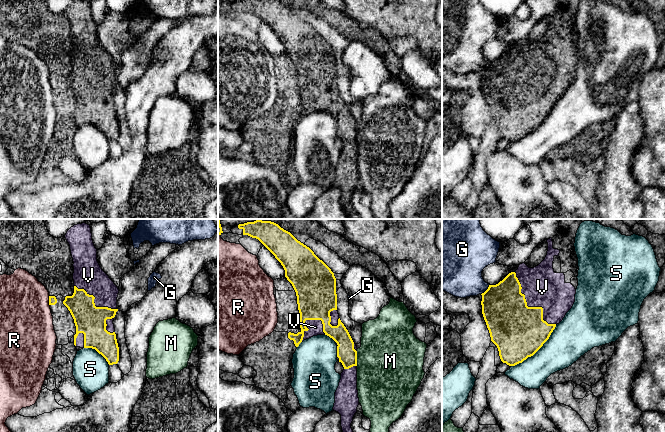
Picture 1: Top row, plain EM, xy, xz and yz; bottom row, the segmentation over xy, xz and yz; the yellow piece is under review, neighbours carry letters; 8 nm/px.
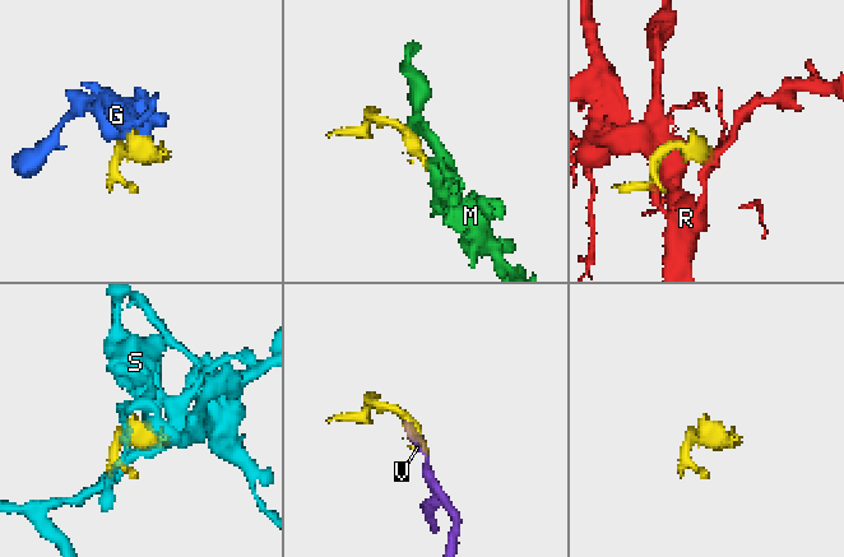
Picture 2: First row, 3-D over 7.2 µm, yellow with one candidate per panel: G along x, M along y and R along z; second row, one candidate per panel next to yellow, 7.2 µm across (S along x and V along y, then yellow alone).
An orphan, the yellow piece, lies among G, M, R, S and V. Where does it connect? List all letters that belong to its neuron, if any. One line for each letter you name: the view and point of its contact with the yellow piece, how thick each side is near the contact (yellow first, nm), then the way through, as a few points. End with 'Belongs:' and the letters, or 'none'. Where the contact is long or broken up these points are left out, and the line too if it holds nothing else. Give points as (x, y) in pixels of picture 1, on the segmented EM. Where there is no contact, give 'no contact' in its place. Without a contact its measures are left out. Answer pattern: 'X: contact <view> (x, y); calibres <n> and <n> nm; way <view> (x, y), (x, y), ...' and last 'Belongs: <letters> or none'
V: contact yz (530, 307); calibres 420 and 320 nm
Belongs: V

